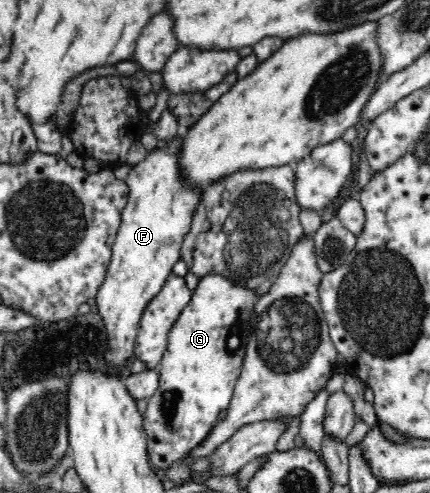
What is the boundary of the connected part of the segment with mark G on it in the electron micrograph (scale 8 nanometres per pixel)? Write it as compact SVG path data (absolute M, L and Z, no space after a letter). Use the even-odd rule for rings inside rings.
M208 273L199 279L188 305L176 319L169 333L167 350L159 363L159 387L148 399L143 416L143 428L147 435L147 453L150 466L167 469L190 456L212 433L220 413L230 406L236 382L239 381L248 336L255 324L254 305L259 293L236 285L222 273Z

